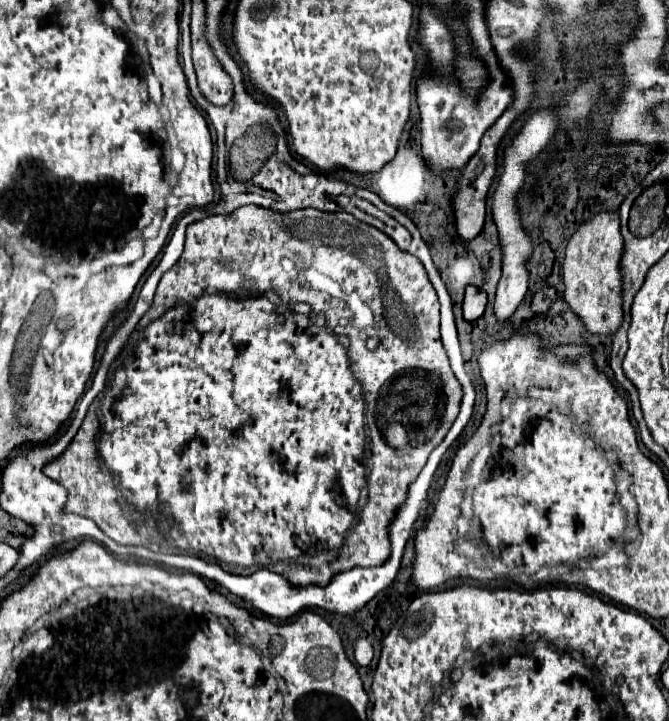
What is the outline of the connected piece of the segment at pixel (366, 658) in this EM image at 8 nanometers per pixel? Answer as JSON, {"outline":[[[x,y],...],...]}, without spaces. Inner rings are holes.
{"outline":[[[357,638],[355,642],[355,660],[359,666],[367,666],[373,658],[373,648],[365,638]]]}

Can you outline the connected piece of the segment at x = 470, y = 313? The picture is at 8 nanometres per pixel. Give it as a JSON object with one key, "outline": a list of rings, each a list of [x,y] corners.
{"outline":[[[467,286],[465,302],[463,302],[463,316],[467,322],[473,322],[483,316],[487,306],[487,294],[475,286]]]}

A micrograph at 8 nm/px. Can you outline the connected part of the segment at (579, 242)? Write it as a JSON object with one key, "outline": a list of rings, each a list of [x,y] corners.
{"outline":[[[617,212],[595,214],[591,220],[583,222],[567,242],[563,262],[565,300],[591,334],[613,336],[623,322],[623,278],[619,276],[619,256],[623,256],[623,236]]]}

